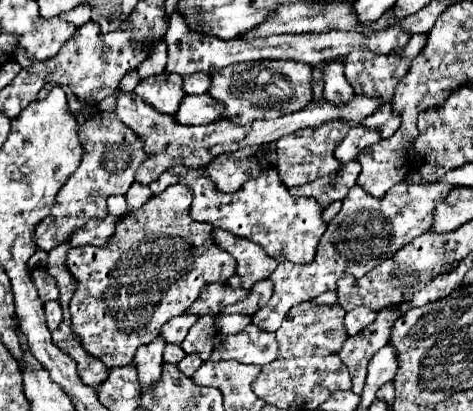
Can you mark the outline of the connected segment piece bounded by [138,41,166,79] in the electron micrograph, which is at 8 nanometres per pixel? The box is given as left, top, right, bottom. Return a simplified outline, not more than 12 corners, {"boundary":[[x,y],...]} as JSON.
{"boundary":[[160,41],[146,61],[140,63],[142,79],[162,73],[166,65],[166,43]]}

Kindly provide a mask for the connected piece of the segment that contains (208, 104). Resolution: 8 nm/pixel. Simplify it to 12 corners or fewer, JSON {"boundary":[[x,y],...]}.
{"boundary":[[186,95],[174,115],[178,123],[208,125],[224,105],[212,95]]}

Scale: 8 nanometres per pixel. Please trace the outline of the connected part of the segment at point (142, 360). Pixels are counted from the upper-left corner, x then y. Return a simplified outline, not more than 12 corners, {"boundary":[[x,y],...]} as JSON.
{"boundary":[[164,337],[136,351],[138,381],[156,383],[162,373]]}

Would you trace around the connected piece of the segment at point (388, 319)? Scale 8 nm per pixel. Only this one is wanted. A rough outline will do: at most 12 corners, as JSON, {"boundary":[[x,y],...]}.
{"boundary":[[398,305],[378,311],[374,323],[346,339],[340,359],[362,393],[368,361],[388,343]]}

